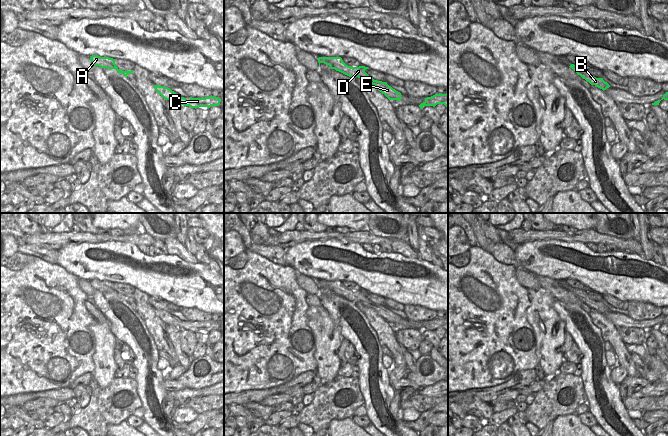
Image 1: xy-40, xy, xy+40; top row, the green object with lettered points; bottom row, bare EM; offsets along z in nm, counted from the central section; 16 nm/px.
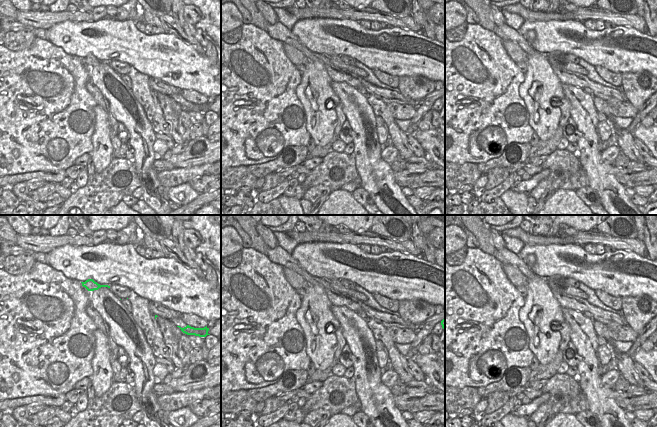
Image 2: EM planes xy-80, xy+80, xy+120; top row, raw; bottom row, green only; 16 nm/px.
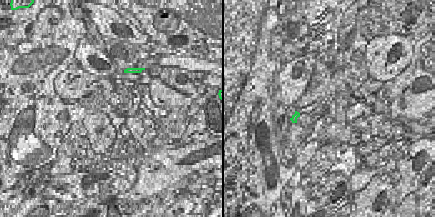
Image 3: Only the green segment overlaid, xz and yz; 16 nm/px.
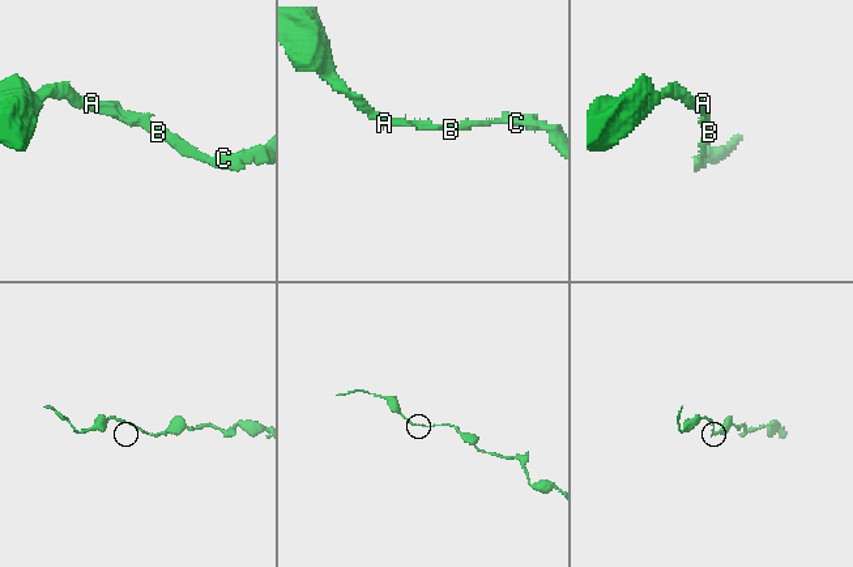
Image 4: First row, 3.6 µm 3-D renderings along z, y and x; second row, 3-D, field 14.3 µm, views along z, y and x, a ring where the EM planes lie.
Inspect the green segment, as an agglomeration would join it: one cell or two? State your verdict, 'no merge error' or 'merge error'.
no merge error

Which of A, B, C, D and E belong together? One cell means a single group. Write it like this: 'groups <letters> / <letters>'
groups A B C D E

